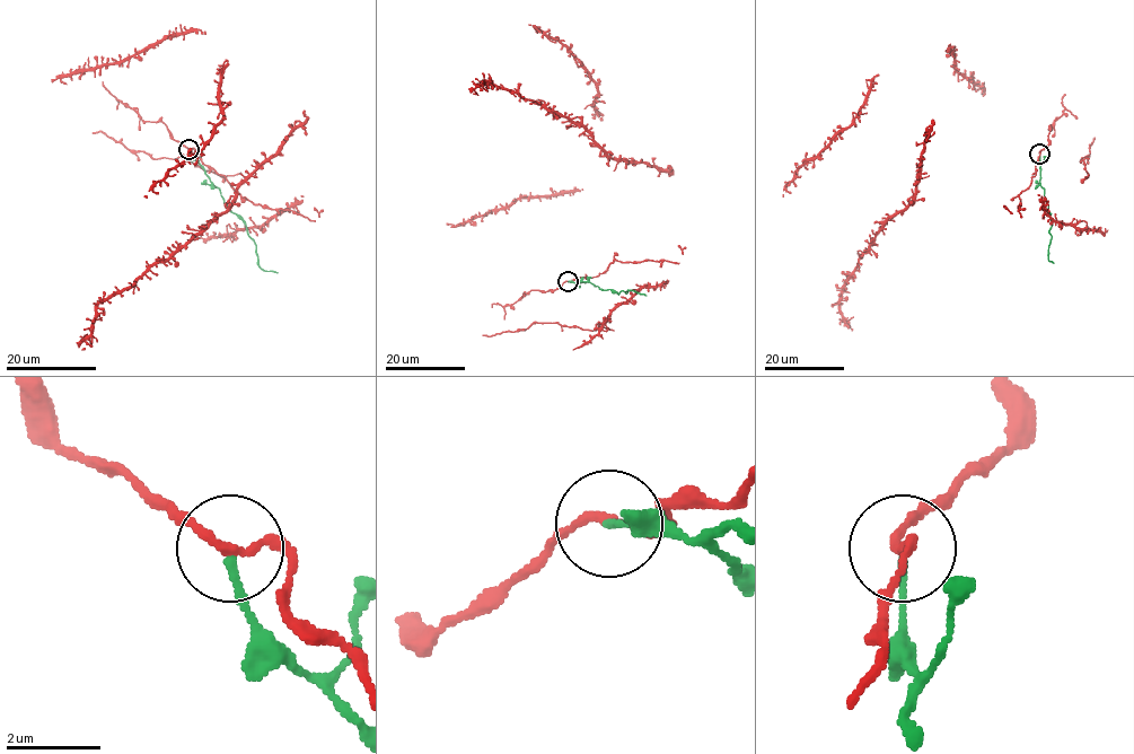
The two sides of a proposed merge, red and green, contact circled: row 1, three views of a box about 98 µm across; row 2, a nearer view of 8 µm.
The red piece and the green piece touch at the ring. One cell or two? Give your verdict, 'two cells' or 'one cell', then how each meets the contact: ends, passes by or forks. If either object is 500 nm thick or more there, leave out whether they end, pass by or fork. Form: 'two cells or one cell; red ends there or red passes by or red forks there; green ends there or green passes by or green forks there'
two cells; red passes by; green ends there

